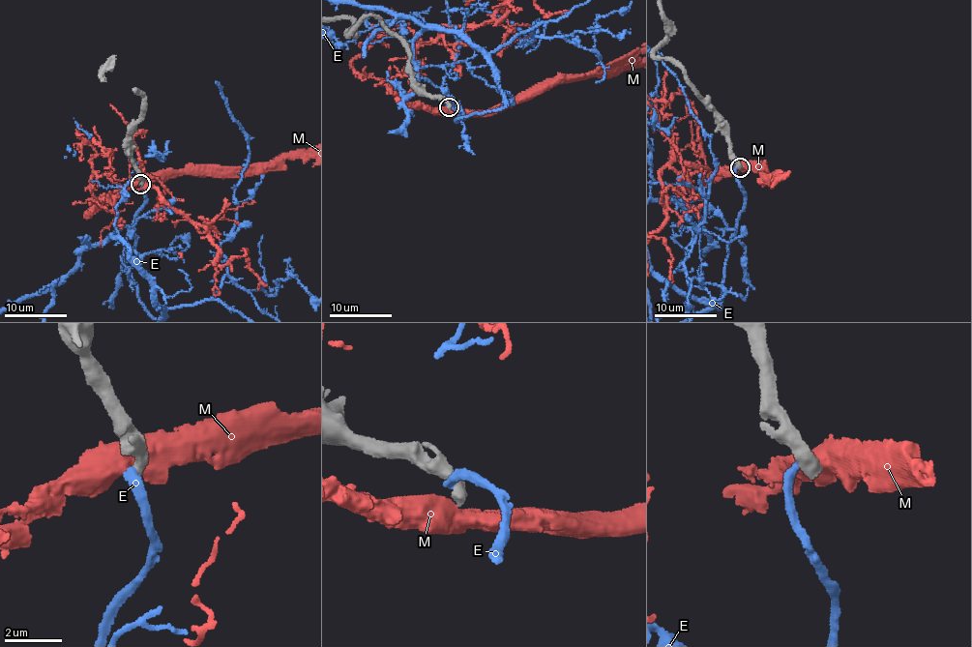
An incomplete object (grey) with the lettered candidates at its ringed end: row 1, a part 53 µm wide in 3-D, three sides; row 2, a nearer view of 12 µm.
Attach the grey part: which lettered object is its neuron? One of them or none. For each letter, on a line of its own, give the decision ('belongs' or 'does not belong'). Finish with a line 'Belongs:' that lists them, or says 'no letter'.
E: does not belong
M: does not belong
Belongs: no letter

